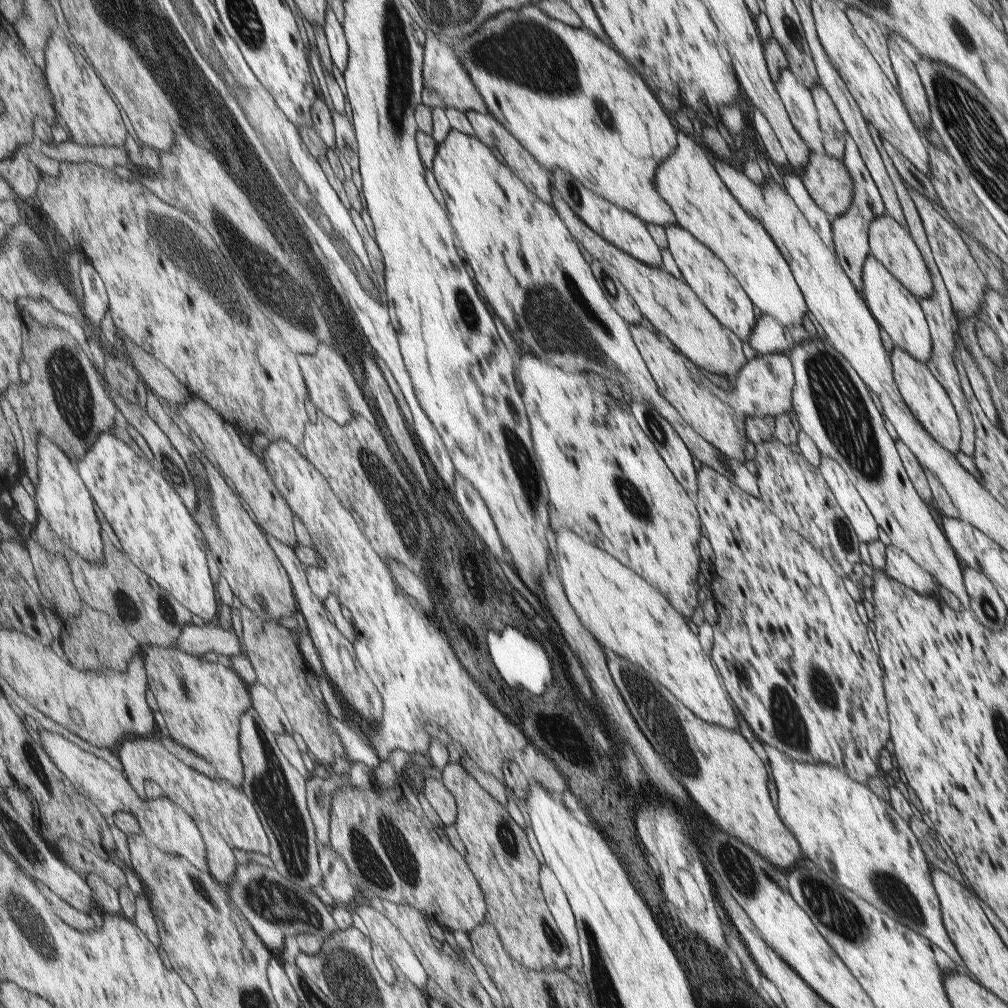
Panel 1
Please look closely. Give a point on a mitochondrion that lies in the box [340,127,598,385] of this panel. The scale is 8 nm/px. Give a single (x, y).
(465, 305)

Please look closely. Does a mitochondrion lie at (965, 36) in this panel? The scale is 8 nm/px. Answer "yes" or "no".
yes

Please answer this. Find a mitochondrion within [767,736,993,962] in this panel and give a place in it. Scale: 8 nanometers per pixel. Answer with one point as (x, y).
(829, 905)

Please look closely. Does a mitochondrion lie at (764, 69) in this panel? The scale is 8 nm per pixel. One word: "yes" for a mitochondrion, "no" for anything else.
no

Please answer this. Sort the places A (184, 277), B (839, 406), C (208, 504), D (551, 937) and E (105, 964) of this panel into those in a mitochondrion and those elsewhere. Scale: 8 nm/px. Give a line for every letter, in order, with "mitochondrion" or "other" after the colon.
A: mitochondrion
B: mitochondrion
C: mitochondrion
D: mitochondrion
E: other

